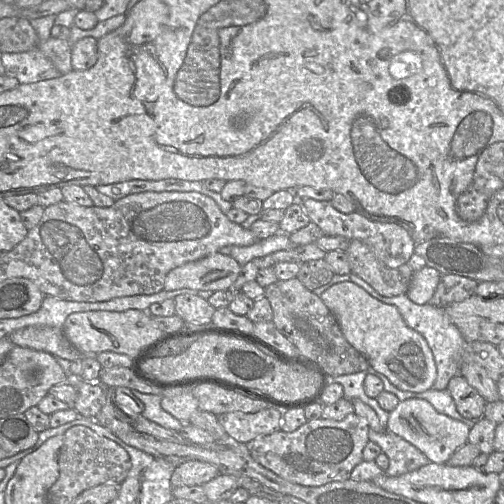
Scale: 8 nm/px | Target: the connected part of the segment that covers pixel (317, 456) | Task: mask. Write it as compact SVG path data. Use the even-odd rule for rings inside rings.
M351 413L340 421L311 420L293 432L278 430L258 436L247 445L253 459L264 468L292 483L314 487L350 478L354 467L363 461L363 449L370 441L368 431L367 423Z

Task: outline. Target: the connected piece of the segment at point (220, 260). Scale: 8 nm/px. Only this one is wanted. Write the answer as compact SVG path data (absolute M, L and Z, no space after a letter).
M217 252L171 270L166 275L164 290L232 290L241 267L232 256Z

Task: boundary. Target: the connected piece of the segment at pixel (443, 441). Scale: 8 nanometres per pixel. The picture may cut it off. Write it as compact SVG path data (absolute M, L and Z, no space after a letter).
M408 399L399 402L389 413L387 431L401 437L420 450L430 462L445 464L452 454L468 442L470 427L436 411L426 400Z

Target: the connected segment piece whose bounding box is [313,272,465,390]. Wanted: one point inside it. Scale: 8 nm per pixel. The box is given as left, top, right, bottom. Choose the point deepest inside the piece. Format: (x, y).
(447, 344)

